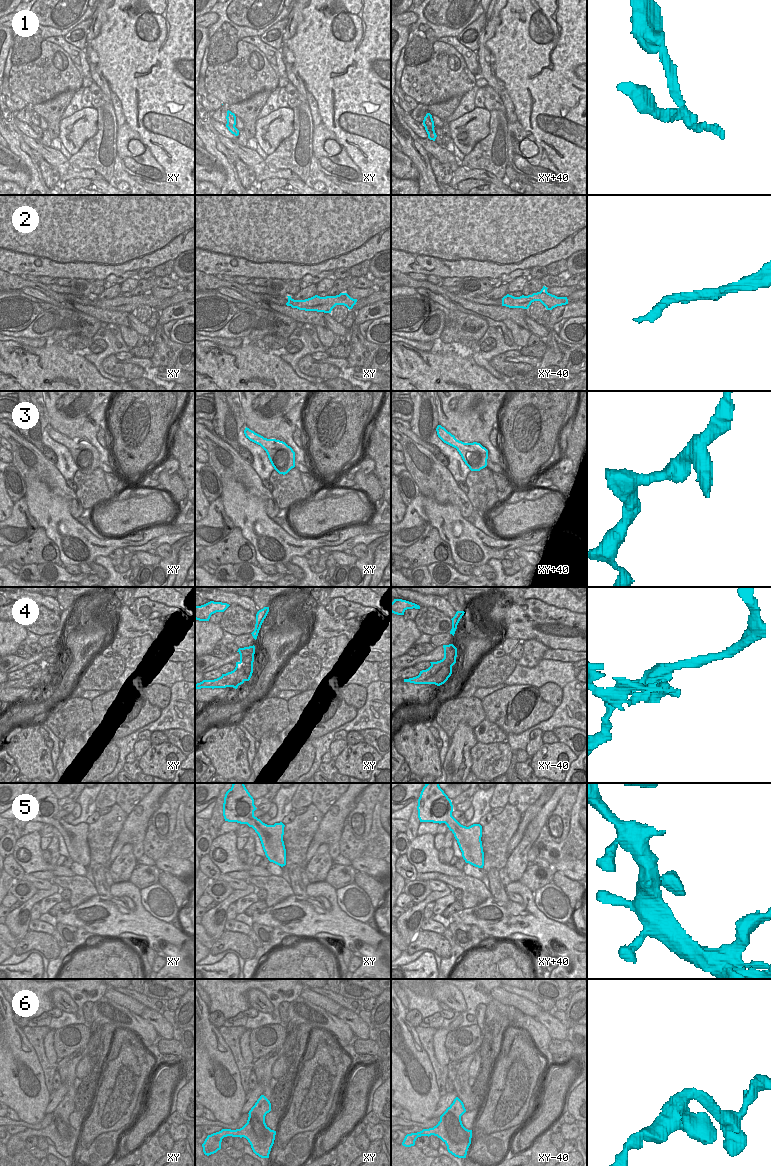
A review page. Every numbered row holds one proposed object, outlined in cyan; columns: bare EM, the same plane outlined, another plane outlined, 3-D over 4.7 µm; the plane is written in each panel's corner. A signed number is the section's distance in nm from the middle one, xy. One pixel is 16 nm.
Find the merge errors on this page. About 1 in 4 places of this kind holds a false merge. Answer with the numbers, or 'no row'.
1, 4

